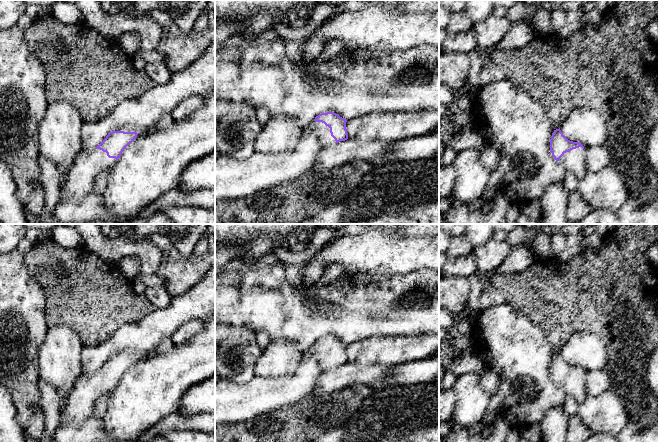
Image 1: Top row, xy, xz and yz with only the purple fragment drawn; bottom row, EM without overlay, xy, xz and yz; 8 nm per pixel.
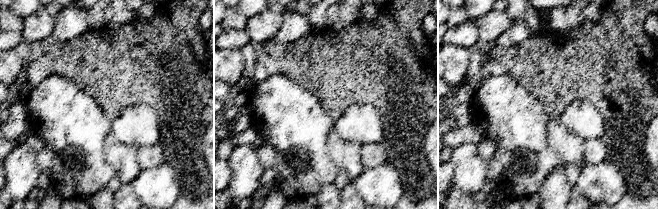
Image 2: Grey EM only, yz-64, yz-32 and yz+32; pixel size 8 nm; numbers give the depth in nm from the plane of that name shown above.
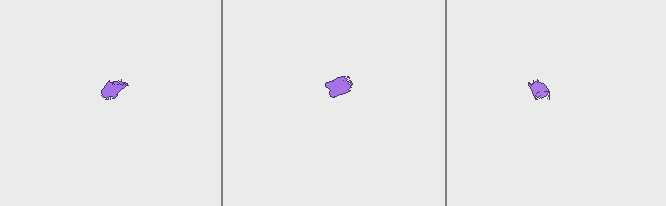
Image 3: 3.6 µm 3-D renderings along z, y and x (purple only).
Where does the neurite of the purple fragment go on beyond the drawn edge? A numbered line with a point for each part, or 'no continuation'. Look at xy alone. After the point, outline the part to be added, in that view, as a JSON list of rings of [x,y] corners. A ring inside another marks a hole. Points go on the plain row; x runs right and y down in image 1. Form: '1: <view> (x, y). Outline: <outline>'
1: xy (80, 404). Outline: [[[100,373],[81,374],[60,410],[60,425],[80,424],[93,416],[97,400],[116,387]]]

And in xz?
1: xz (323, 355). Outline: [[[313,345],[307,351],[303,352],[303,358],[310,355],[314,355],[318,359],[323,372],[336,367],[335,363],[331,360],[330,352],[322,346]]]

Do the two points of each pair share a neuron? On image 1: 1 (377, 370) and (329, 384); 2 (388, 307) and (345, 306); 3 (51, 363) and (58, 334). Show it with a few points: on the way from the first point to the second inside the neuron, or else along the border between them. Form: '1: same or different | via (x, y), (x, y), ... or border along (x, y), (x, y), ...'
1: same | via (365, 374), (346, 374), (341, 377)
2: same | via (377, 306), (356, 306)
3: same | via (58, 356), (58, 341)

